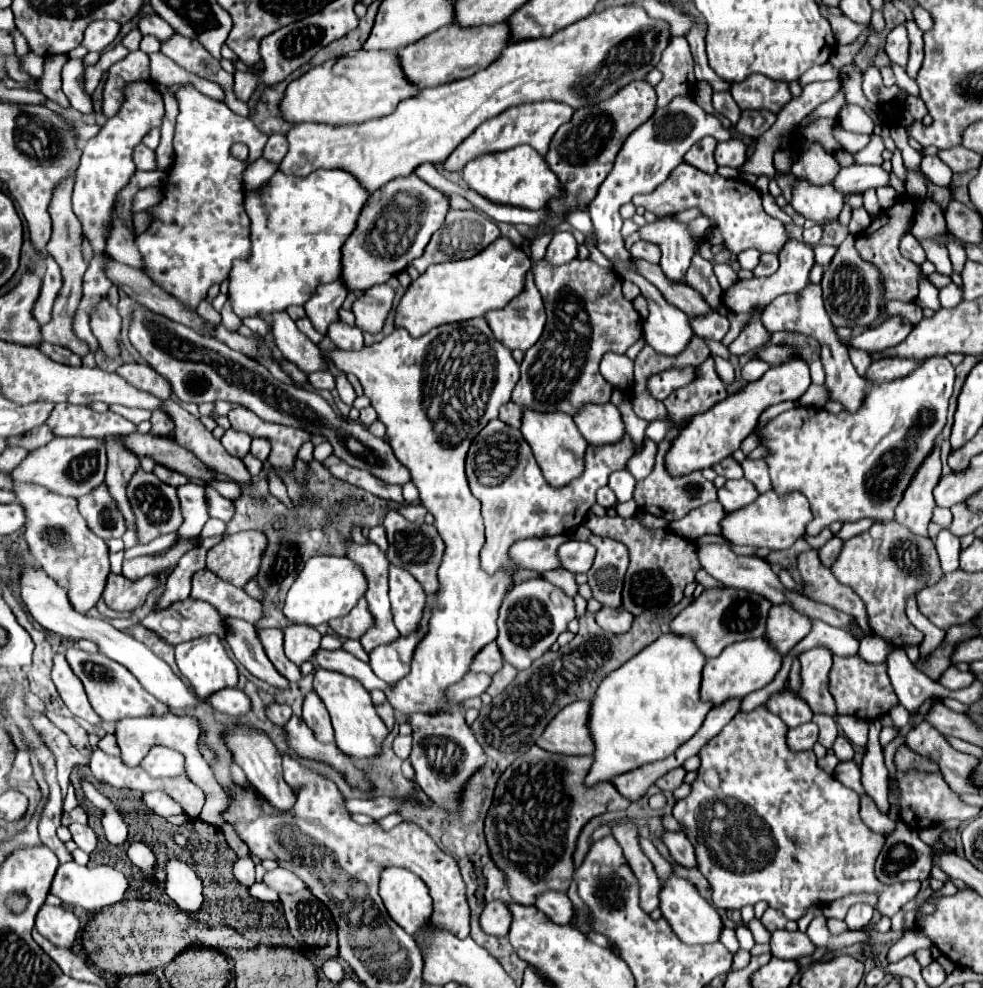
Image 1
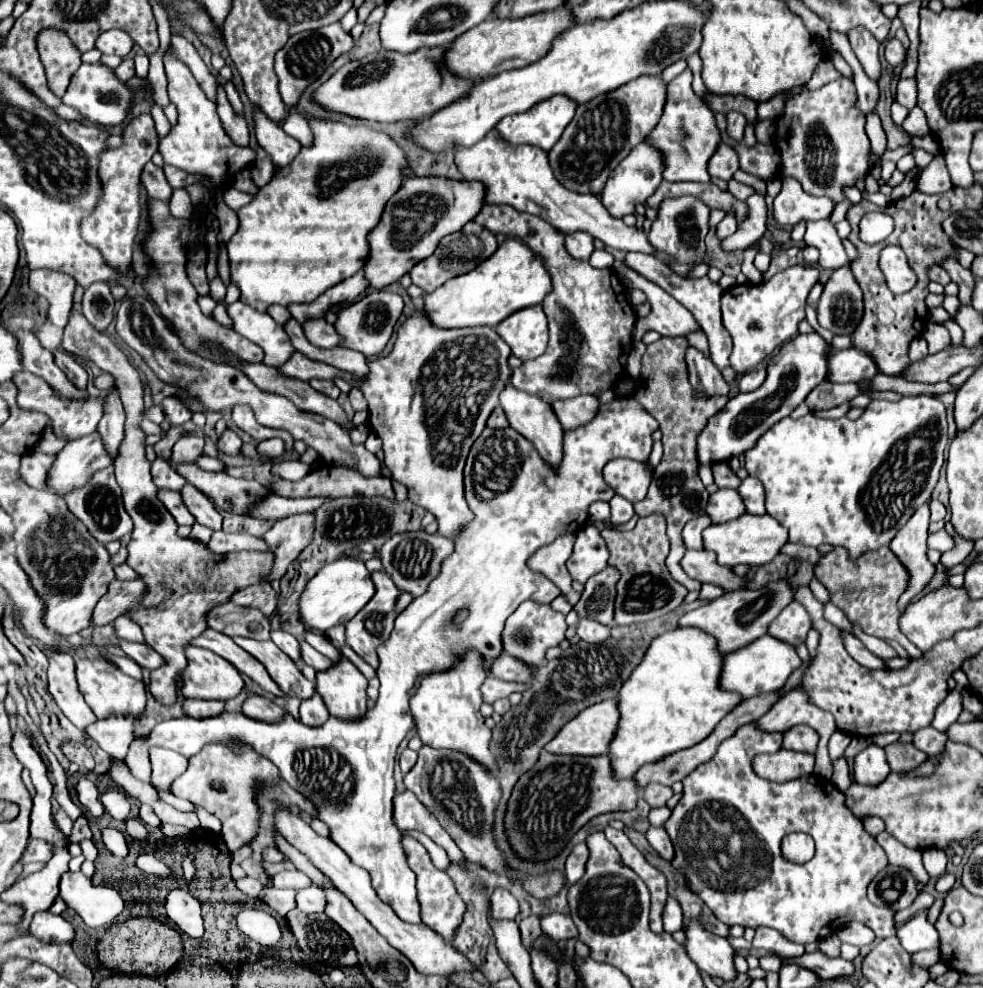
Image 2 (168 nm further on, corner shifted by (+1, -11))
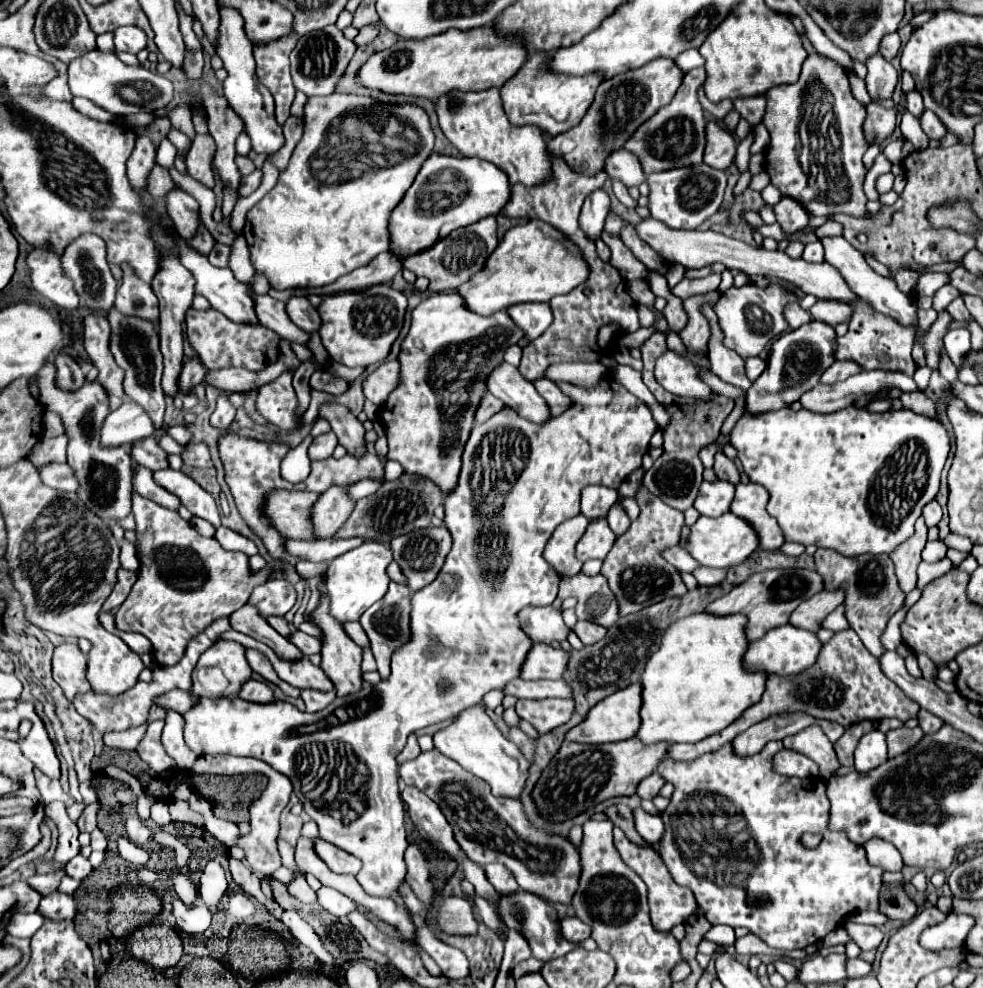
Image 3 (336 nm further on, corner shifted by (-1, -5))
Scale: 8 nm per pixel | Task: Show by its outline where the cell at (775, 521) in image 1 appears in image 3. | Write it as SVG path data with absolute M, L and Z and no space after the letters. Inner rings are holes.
M727 512L719 518L701 516L693 526L689 526L687 538L687 552L707 568L733 568L741 564L751 552L759 548L759 538L755 538L755 530L739 516Z

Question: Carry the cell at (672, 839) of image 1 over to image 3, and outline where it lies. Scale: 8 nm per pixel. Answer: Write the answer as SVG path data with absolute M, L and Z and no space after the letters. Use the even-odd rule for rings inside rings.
M635 808L633 810L633 818L635 818L635 830L639 832L639 836L647 842L647 844L655 844L661 840L663 836L663 822L659 816L653 816L649 812L645 812L643 808Z

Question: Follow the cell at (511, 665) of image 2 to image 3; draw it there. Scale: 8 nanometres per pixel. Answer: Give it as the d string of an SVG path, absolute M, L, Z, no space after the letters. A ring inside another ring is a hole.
M535 644L523 664L521 670L521 678L525 680L561 680L567 668L567 660L569 660L571 652L563 650L563 648L553 648L549 644Z

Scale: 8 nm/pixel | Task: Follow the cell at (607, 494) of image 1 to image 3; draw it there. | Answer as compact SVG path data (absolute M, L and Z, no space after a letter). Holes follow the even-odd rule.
M587 486L581 492L581 512L589 518L603 518L607 516L609 508L619 500L617 490L605 486Z

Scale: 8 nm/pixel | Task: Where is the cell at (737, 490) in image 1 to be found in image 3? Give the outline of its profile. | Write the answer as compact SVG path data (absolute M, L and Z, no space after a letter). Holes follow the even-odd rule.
M715 480L715 482L703 482L699 488L699 496L695 500L695 508L699 514L703 516L721 516L725 512L729 512L729 504L733 500L733 492L735 486L723 480Z

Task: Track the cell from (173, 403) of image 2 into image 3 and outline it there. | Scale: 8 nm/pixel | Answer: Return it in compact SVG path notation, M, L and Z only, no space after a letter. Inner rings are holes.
M191 358L185 362L181 378L179 378L179 386L181 386L181 394L191 392L191 388L195 384L199 384L203 380L203 376L207 374L207 368L203 366L203 362L199 358Z

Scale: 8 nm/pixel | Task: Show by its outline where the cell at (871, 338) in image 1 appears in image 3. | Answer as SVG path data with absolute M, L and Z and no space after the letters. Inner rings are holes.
M835 362L831 368L827 368L821 376L821 382L823 384L833 384L833 382L841 382L841 380L847 380L849 376L853 374L859 374L861 368L855 364L855 362Z

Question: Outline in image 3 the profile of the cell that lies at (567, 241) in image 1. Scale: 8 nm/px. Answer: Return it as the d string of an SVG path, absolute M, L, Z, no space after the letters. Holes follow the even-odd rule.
M603 188L591 192L591 194L585 198L585 204L583 204L583 210L581 210L581 216L579 216L581 228L583 228L593 240L597 240L597 238L601 236L603 222L605 222L605 218L607 218L609 212L611 212L609 194L607 194Z

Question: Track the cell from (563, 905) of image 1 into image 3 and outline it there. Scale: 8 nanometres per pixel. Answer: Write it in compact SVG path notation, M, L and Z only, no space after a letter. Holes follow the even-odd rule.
M567 916L561 920L561 932L571 942L583 942L591 936L591 926L581 922L577 916L573 916L573 918Z

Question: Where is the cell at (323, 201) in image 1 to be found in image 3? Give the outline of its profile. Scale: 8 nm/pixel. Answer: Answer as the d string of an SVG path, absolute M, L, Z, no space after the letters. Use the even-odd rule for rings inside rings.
M331 94L309 98L303 116L303 138L293 150L289 166L281 172L275 188L257 202L243 228L255 272L267 276L277 290L317 288L333 284L339 276L369 264L377 254L391 248L389 218L399 198L409 190L423 162L431 156L435 134L427 112L417 104L381 102L357 94Z

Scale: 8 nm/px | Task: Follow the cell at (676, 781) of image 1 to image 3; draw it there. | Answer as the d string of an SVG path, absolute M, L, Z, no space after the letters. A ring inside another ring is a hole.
M653 772L651 776L647 776L647 778L643 778L643 780L639 782L639 786L637 786L637 796L639 796L639 798L645 798L645 800L653 800L653 798L657 796L657 792L661 790L663 784L665 784L665 780L663 780L657 772Z

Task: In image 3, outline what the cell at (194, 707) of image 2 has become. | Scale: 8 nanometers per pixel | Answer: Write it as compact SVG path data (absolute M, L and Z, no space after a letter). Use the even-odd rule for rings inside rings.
M171 690L171 692L161 694L159 698L155 698L155 704L161 706L163 710L175 710L179 714L185 714L185 710L189 710L195 704L195 698L191 696L191 692Z

